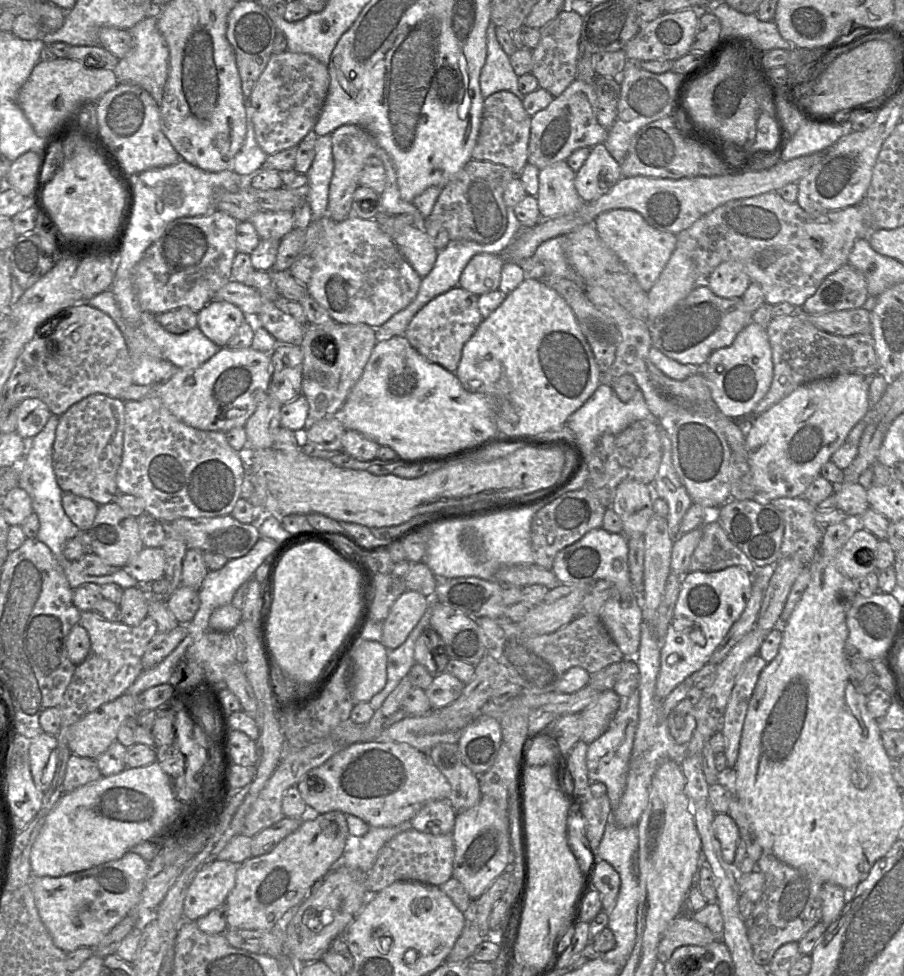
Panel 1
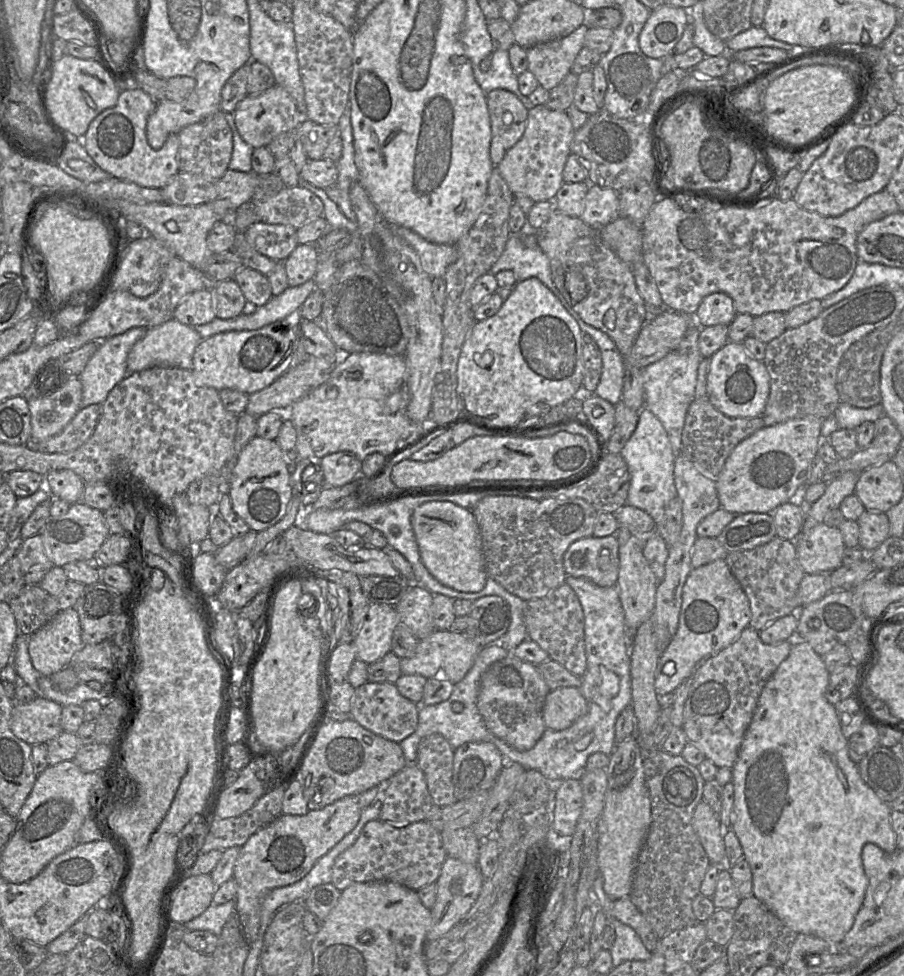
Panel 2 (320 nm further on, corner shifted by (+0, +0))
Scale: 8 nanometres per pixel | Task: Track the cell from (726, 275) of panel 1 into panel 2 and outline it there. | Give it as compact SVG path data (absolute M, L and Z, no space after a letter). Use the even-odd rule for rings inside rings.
M722 292L706 296L700 303L694 317L700 327L727 325L735 319L737 312L733 300Z

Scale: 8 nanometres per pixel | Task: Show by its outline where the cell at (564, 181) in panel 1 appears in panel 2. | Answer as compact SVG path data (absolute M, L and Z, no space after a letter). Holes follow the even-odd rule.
M552 205L550 217L537 230L537 245L550 261L552 280L573 310L588 325L606 333L615 343L624 361L622 401L630 409L640 412L644 407L642 370L629 362L634 342L647 322L646 303L639 294L632 266L623 262L602 240L600 228L584 223L580 217L571 217ZM571 265L580 265L588 294L582 301L574 301L565 287L565 273Z

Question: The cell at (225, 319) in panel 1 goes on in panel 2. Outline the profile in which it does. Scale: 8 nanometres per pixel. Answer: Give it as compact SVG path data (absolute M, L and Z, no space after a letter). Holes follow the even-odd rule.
M207 287L185 296L175 308L173 317L191 327L211 322L216 317L212 290Z

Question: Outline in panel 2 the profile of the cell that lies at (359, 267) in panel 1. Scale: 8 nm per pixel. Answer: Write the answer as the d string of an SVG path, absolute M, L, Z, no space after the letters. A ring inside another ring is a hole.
M298 244L291 252L283 266L288 285L295 287L314 278L319 262L319 252L315 244Z

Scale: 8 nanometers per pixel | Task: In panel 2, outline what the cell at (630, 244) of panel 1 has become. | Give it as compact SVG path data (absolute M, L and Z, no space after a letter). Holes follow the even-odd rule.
M590 184L581 220L591 227L602 228L619 216L619 194L613 189Z

